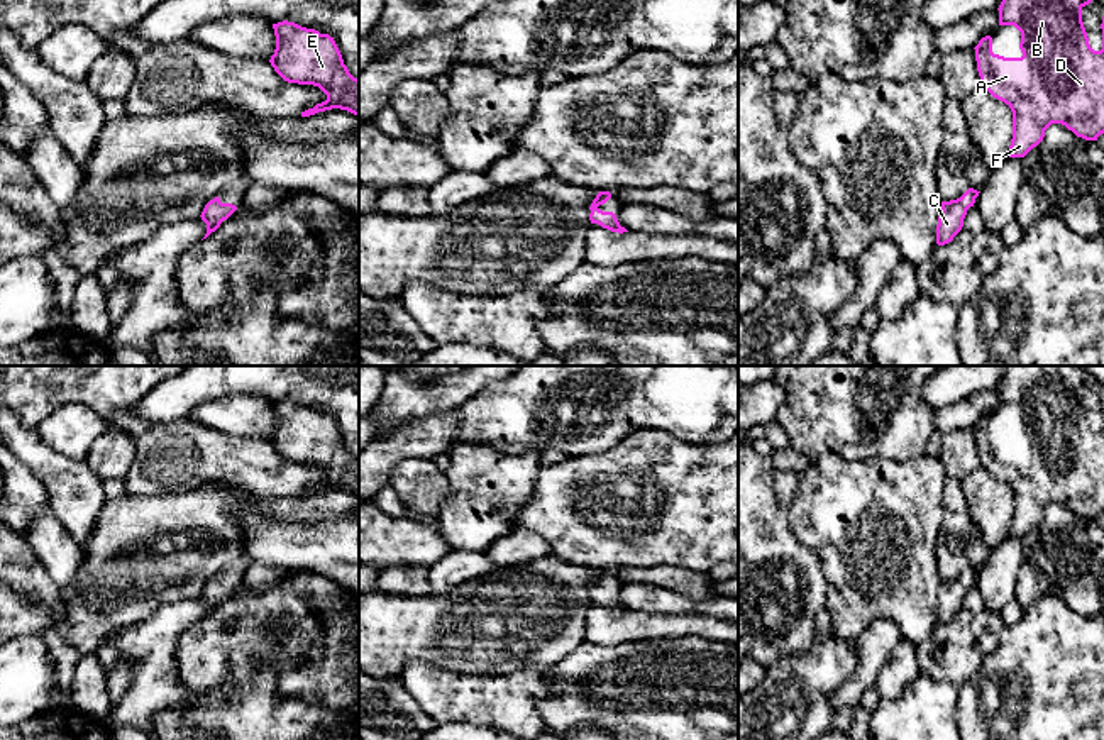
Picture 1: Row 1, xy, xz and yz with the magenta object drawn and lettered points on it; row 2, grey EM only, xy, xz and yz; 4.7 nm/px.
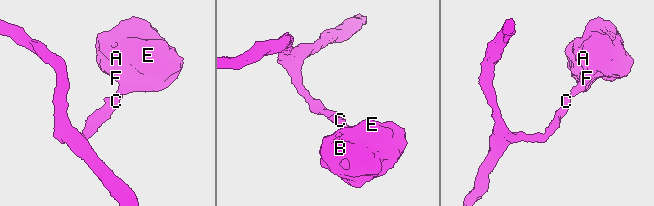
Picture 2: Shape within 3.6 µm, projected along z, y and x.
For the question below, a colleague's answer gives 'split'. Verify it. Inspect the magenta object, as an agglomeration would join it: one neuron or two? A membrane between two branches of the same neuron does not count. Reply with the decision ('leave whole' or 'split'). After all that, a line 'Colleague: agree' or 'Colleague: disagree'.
leave whole
Colleague: disagree

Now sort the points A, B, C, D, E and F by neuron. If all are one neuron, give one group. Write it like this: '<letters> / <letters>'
A B C D E F

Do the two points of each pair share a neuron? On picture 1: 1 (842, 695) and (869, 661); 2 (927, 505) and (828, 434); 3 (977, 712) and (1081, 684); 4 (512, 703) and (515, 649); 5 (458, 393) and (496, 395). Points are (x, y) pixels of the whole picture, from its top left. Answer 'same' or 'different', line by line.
1: same
2: different
3: same
4: different
5: different

